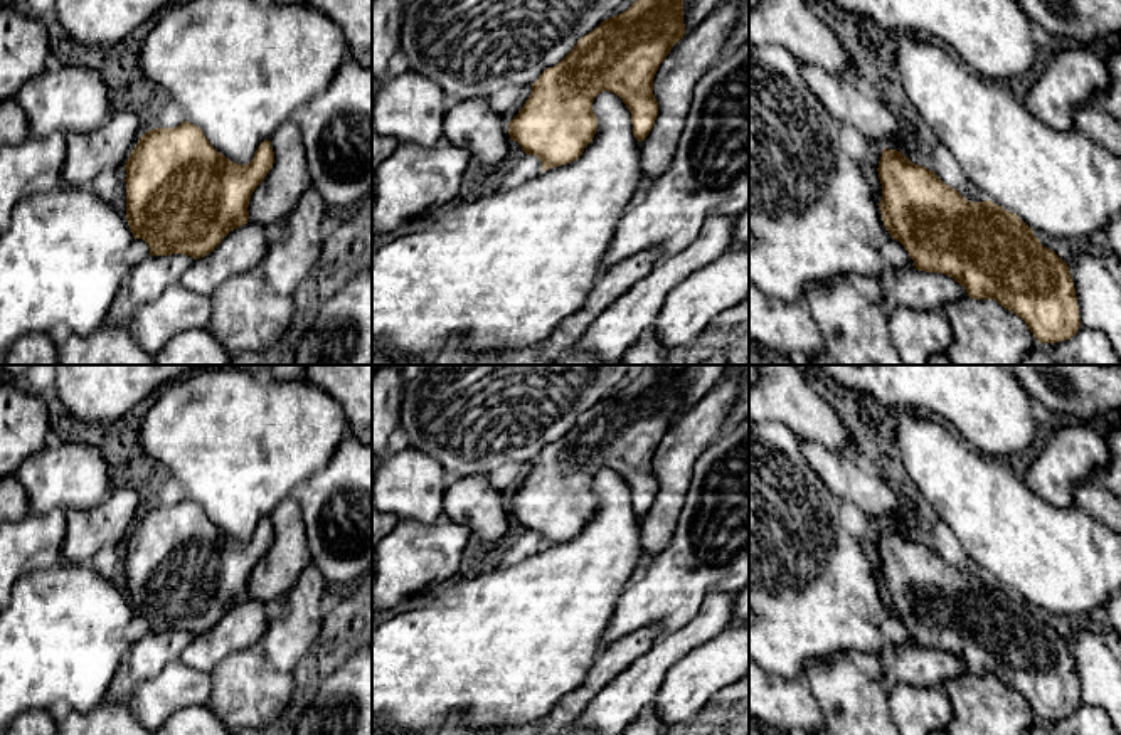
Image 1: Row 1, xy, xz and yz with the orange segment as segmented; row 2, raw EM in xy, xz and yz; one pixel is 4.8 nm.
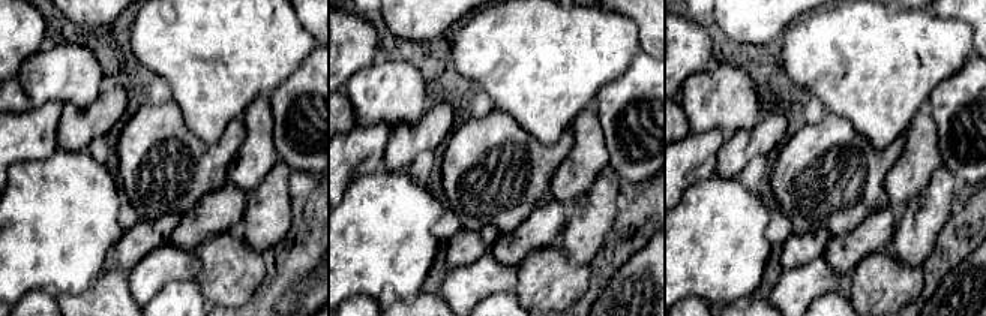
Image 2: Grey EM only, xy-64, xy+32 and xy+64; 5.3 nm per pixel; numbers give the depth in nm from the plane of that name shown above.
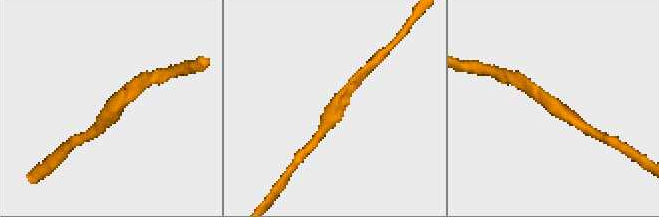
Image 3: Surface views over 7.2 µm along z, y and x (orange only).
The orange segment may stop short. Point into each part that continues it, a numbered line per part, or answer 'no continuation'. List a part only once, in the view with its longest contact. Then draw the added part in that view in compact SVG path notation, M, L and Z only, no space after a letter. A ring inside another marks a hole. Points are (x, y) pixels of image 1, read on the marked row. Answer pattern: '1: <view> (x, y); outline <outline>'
no continuation

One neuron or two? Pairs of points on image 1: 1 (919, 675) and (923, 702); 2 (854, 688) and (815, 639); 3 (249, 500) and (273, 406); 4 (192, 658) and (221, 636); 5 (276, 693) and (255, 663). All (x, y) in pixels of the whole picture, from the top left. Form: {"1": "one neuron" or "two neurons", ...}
{"1": "two neurons", "2": "two neurons", "3": "one neuron", "4": "one neuron", "5": "one neuron"}

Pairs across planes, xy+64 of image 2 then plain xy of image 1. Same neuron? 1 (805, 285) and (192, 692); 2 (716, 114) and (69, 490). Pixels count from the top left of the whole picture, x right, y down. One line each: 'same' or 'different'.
1: same
2: same

